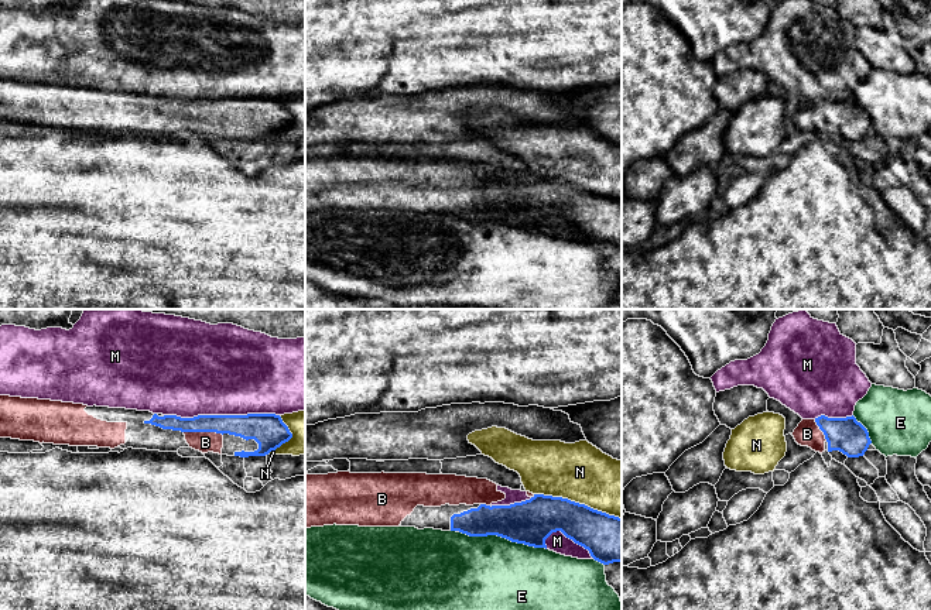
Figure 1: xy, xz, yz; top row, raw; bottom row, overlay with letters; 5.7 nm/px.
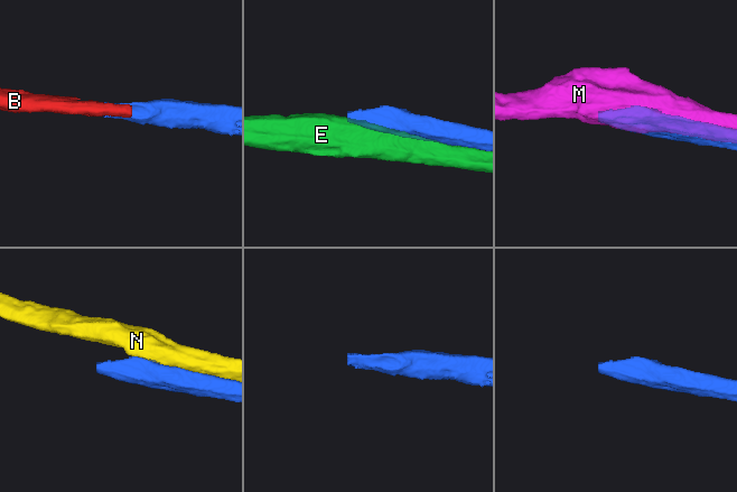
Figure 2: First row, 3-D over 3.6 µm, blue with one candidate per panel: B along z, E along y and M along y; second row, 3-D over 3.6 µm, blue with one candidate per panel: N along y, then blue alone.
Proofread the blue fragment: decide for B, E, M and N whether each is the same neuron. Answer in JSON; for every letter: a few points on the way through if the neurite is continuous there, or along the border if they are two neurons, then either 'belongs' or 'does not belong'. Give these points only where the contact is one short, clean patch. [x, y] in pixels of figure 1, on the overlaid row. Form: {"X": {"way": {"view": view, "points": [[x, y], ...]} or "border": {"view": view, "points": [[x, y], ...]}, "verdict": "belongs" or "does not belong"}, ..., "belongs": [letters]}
{"B": {"way": {"view": "xy", "points": [[247, 427], [212, 427], [204, 431], [205, 442]]}, "verdict": "belongs"}, "E": {"verdict": "does not belong"}, "M": {"verdict": "does not belong"}, "N": {"verdict": "does not belong"}, "belongs": ["B"]}

